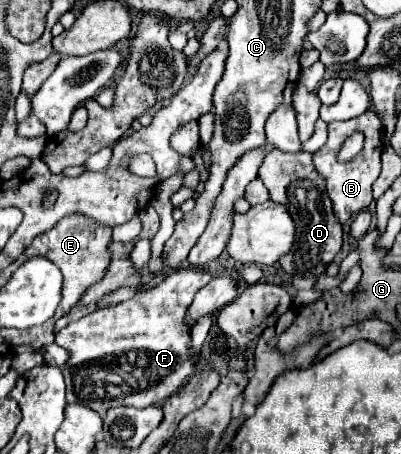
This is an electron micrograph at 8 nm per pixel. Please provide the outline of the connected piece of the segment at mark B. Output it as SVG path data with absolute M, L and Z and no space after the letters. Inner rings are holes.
M370 109L364 111L360 117L354 117L350 121L334 121L328 125L328 141L320 151L314 153L314 167L326 179L326 191L334 203L334 215L340 223L358 215L360 211L364 211L372 203L372 183L380 175L382 149L384 149L384 143L380 139L380 117ZM358 129L364 129L364 135L366 135L362 153L356 159L352 159L350 163L338 163L336 155L338 155L344 139Z

